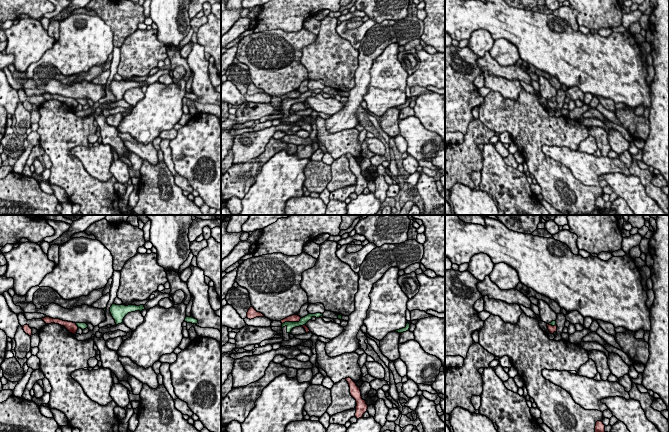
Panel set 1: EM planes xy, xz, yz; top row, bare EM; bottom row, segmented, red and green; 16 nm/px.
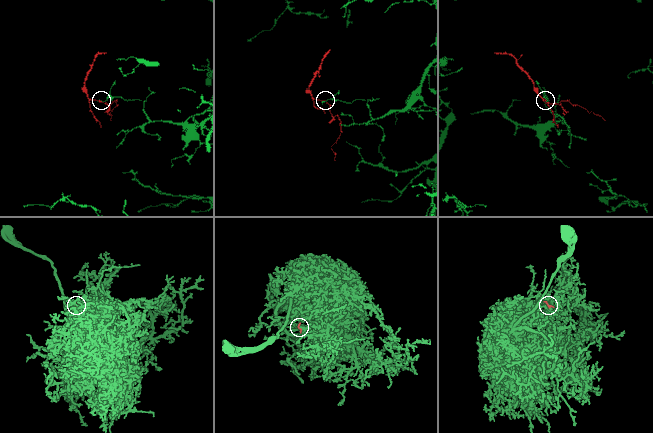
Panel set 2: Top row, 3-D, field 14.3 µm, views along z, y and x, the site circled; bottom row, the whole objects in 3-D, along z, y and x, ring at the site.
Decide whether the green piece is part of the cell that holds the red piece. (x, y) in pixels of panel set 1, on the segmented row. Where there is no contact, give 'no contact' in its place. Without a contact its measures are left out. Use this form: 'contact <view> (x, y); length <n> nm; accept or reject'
contact xz (291, 321); length 340 nm; reject

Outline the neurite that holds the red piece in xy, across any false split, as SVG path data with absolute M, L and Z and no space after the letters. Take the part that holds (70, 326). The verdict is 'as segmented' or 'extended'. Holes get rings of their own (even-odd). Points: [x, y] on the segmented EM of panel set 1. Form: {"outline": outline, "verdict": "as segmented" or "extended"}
{"outline": "M50 317L42 318L42 320L46 324L55 323L55 324L59 324L61 326L64 326L72 334L75 334L78 330L78 326L76 325L76 323L73 323L73 322L63 321L63 320L60 320L60 319L53 319L53 318L50 318Z", "verdict": "as segmented"}

